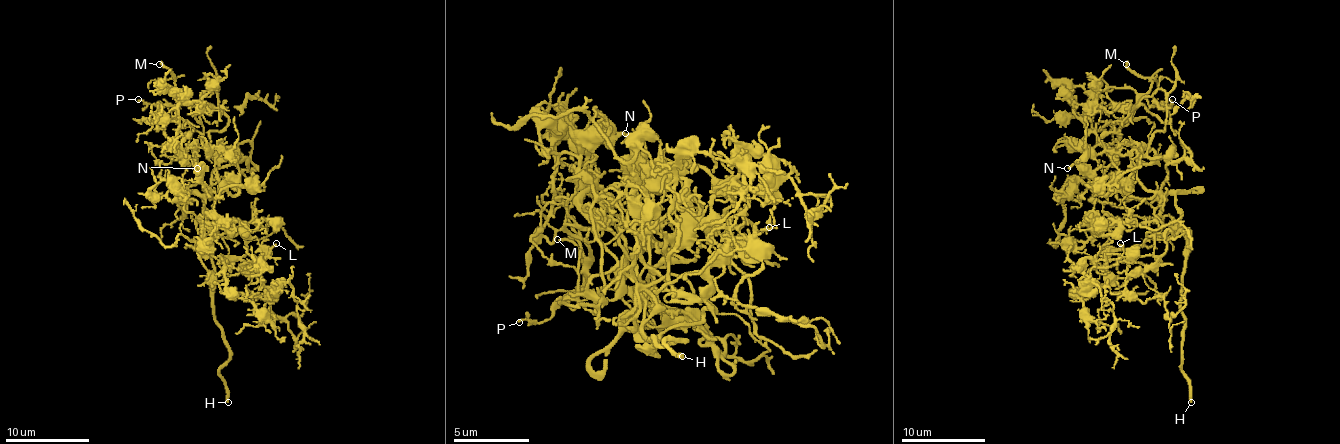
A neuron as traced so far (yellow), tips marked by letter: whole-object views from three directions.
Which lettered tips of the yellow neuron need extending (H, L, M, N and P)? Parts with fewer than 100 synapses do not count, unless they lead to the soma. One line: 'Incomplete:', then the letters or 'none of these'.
Incomplete: H, M

